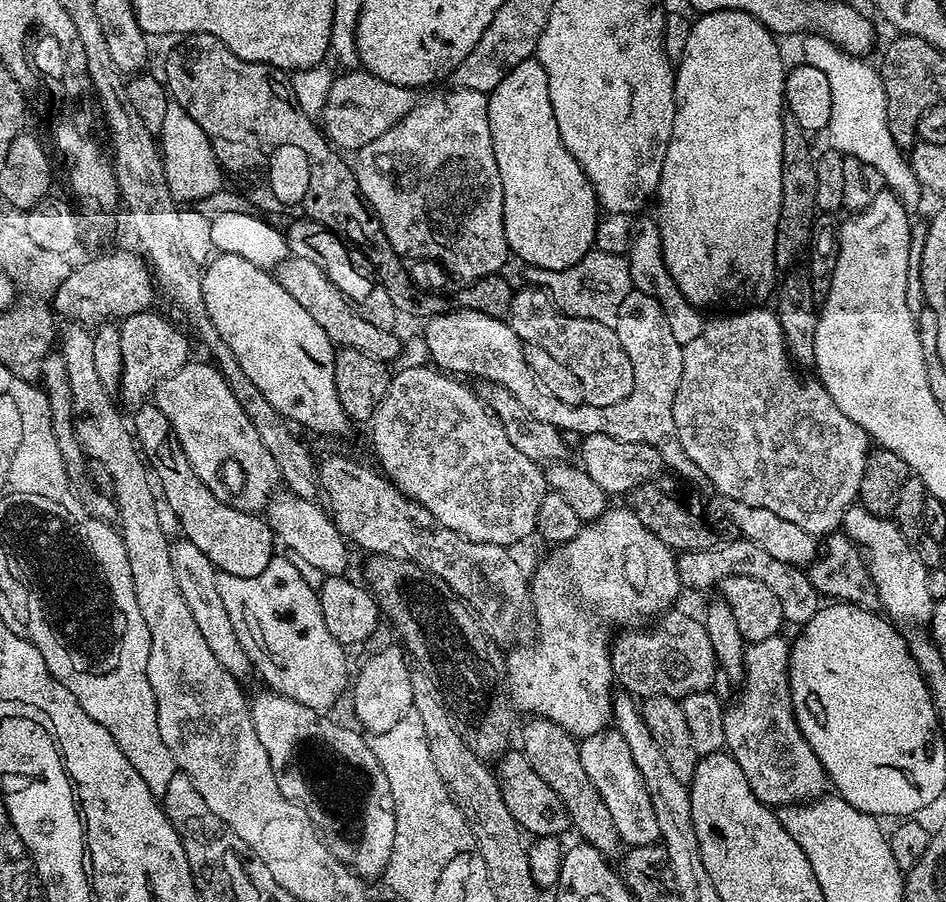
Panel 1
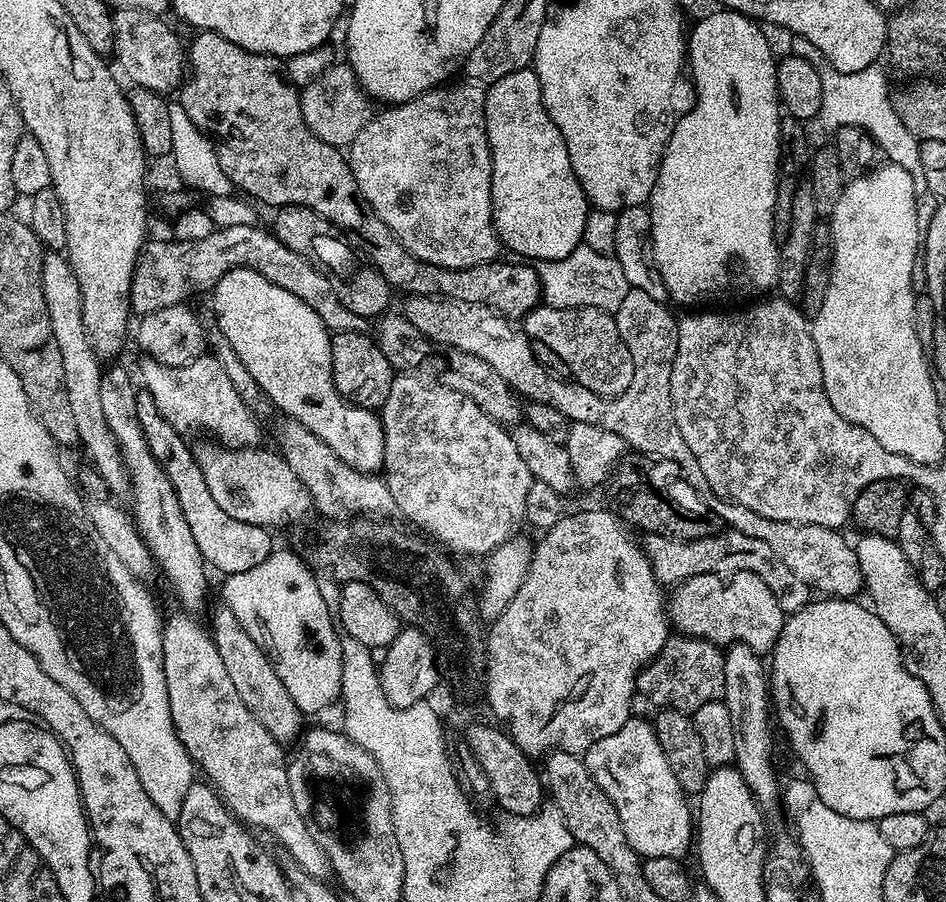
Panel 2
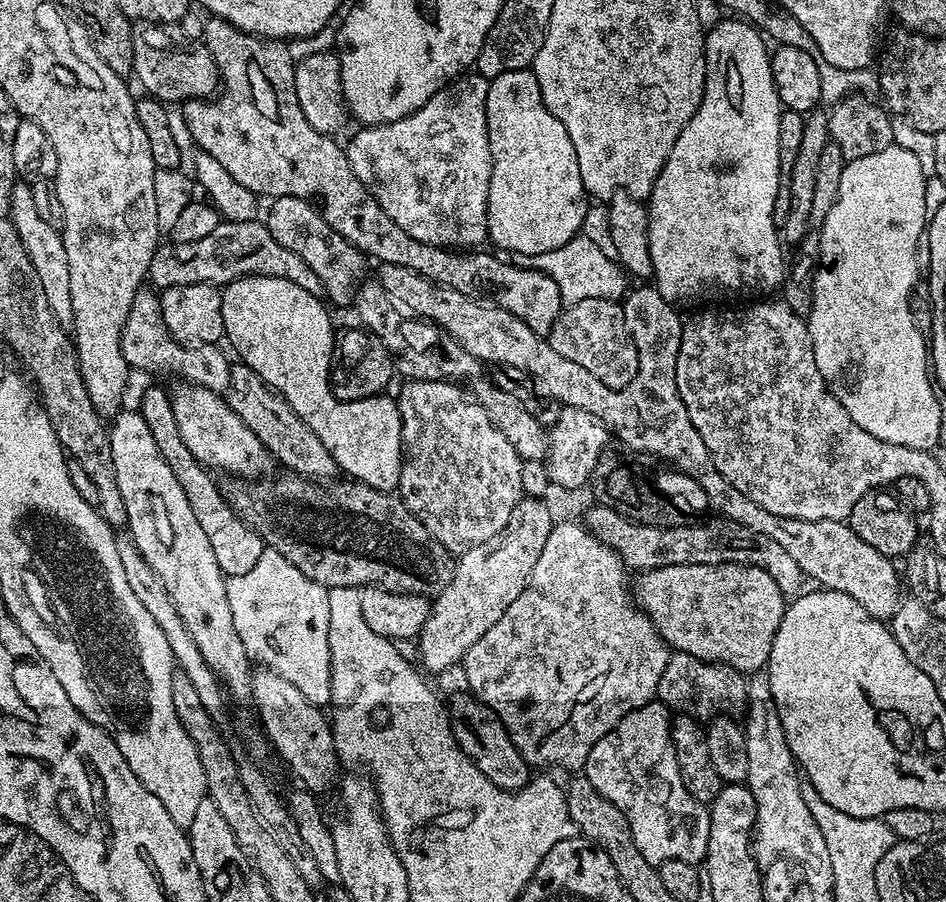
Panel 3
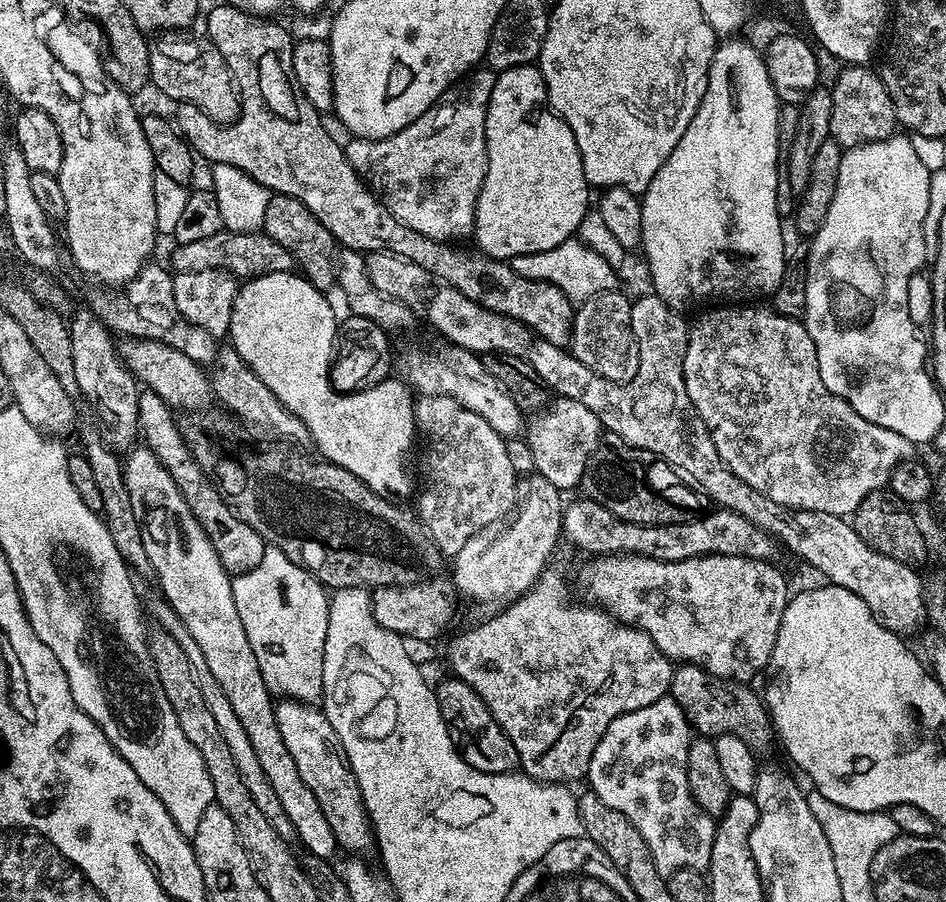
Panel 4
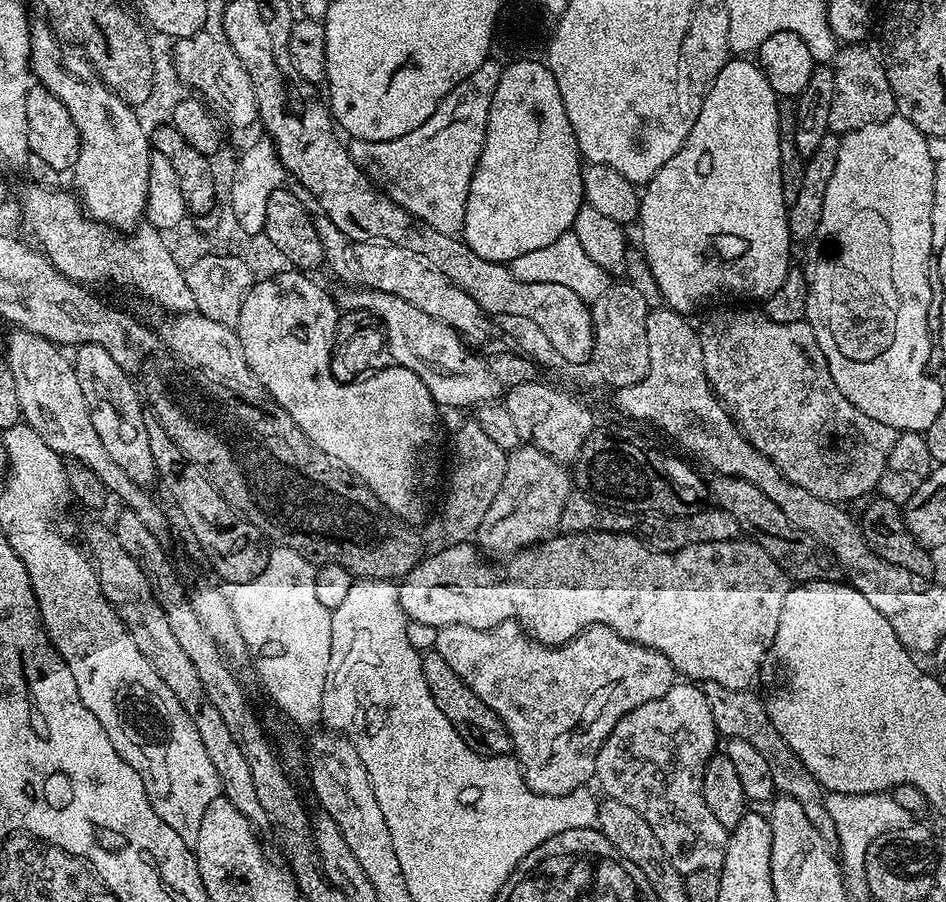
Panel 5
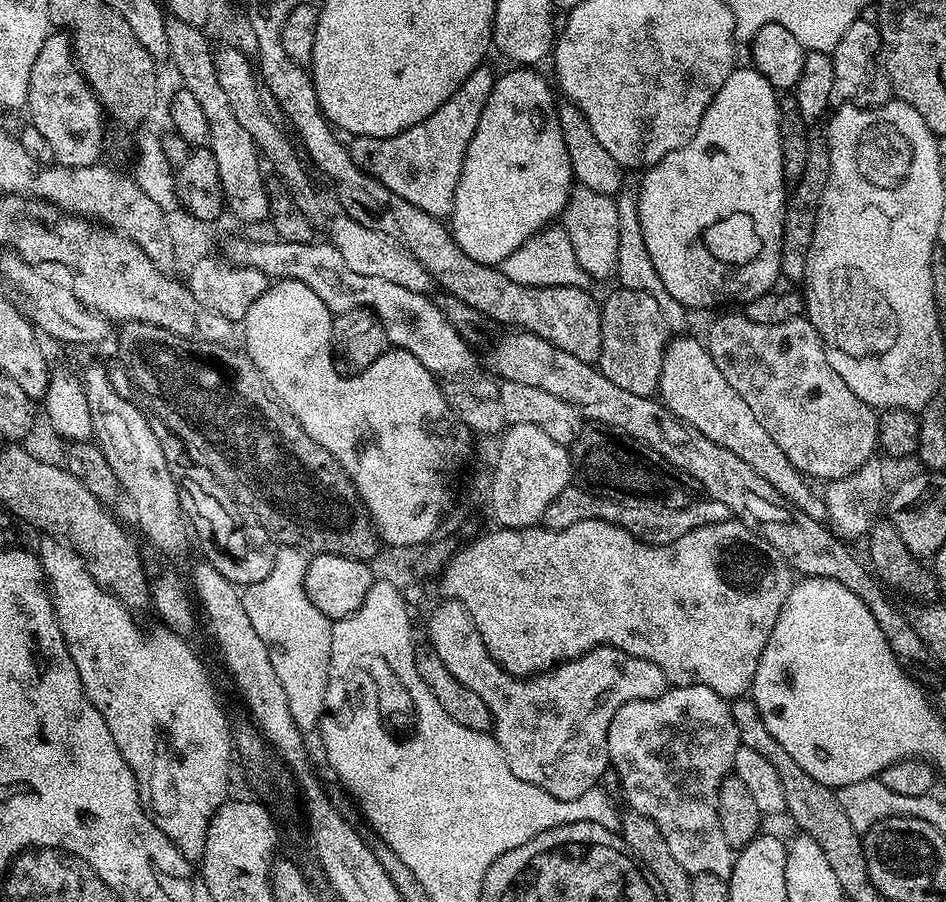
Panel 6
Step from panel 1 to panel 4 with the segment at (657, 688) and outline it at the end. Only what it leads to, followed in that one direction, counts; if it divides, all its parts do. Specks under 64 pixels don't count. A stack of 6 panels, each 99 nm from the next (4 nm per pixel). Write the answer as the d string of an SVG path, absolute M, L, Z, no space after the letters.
M680 664L672 674L670 695L678 702L680 709L688 715L688 723L701 737L715 738L722 734L735 734L738 738L742 738L742 742L746 742L746 746L750 746L753 752L763 754L771 746L772 740L774 744L772 718L768 714L761 693L759 691L751 692L750 689L748 684L738 684L734 680L723 680L693 664Z

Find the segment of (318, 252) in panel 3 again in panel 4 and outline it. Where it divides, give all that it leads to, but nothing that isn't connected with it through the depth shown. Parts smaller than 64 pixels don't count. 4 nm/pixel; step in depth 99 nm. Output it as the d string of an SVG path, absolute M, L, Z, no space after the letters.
M273 194L268 207L266 235L274 238L278 246L290 253L295 267L315 288L328 290L328 287L331 289L335 285L338 251L336 239L332 237L330 230L326 230L326 226L322 226L322 222L318 222L318 218L314 218L314 214L310 214L304 201L293 196Z

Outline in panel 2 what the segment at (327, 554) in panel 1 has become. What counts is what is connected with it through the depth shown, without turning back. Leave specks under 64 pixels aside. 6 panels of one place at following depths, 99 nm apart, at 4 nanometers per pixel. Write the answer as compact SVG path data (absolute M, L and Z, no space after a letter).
M204 446L197 449L197 460L200 469L203 472L203 478L209 487L210 494L214 497L214 502L230 518L235 518L240 522L246 522L250 525L262 525L267 528L274 526L286 526L294 524L305 518L308 512L313 509L312 497L306 486L299 481L298 476L291 469L290 464L286 462L284 456L277 451L262 450L263 447L253 446L248 449L225 449L216 447L213 450L210 446Z

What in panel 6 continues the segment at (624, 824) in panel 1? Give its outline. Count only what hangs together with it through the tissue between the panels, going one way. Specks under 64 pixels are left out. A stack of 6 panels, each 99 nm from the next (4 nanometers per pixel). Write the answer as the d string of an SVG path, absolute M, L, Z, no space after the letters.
M691 684L685 688L672 686L658 698L626 702L622 706L618 706L618 710L610 722L608 759L611 771L616 772L620 779L620 792L622 796L628 799L627 807L638 814L646 814L646 818L650 818L650 822L654 822L654 826L658 826L658 830L662 830L662 838L666 838L666 846L670 846L670 854L674 854L674 858L678 861L678 866L682 866L682 870L686 870L692 876L718 874L718 878L727 880L732 874L734 850L726 842L726 837L722 835L722 826L718 822L718 786L722 786L724 779L732 772L734 754L740 747L742 745L738 734L738 726L734 726L734 718L732 717L729 701L723 696L714 694L714 690L710 690L701 684Z

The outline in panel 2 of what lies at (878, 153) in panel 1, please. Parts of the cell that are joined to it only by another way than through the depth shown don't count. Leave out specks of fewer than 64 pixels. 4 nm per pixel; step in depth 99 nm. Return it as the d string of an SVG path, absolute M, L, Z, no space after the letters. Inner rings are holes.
M879 67L868 69L866 78L836 78L827 85L824 94L824 107L820 109L819 123L824 123L829 130L854 126L872 136L872 141L880 147L881 153L891 163L902 166L914 178L917 186L923 185L921 141L898 118L893 97L888 96L888 80L879 72ZM868 79L868 80L864 80Z

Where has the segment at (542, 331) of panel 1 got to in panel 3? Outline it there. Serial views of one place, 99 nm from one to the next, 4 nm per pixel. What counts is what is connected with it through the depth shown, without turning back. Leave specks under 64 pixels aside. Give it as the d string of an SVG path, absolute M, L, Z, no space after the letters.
M586 298L577 304L569 304L561 311L546 339L562 358L578 362L582 370L594 374L594 378L608 388L622 389L627 383L634 382L638 372L638 350L627 330L623 303L606 298Z

